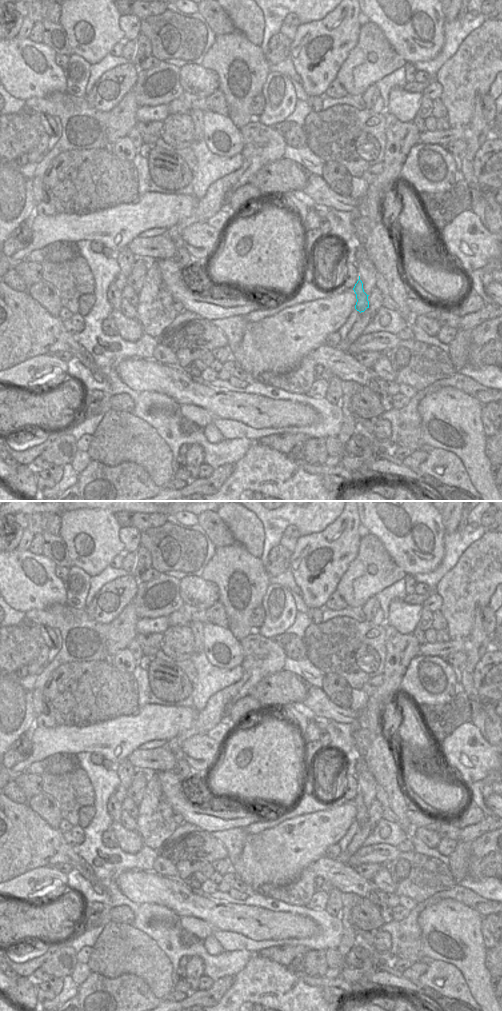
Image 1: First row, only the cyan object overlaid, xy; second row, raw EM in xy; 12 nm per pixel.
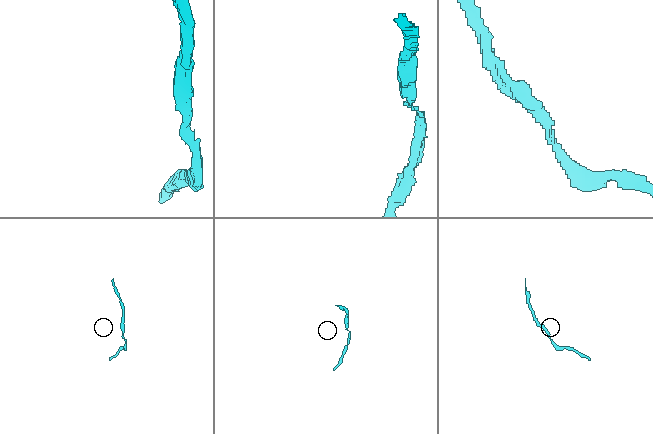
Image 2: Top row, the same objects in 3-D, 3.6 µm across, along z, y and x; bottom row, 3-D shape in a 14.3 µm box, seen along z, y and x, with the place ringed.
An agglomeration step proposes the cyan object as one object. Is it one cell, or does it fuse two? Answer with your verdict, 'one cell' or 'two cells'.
one cell

